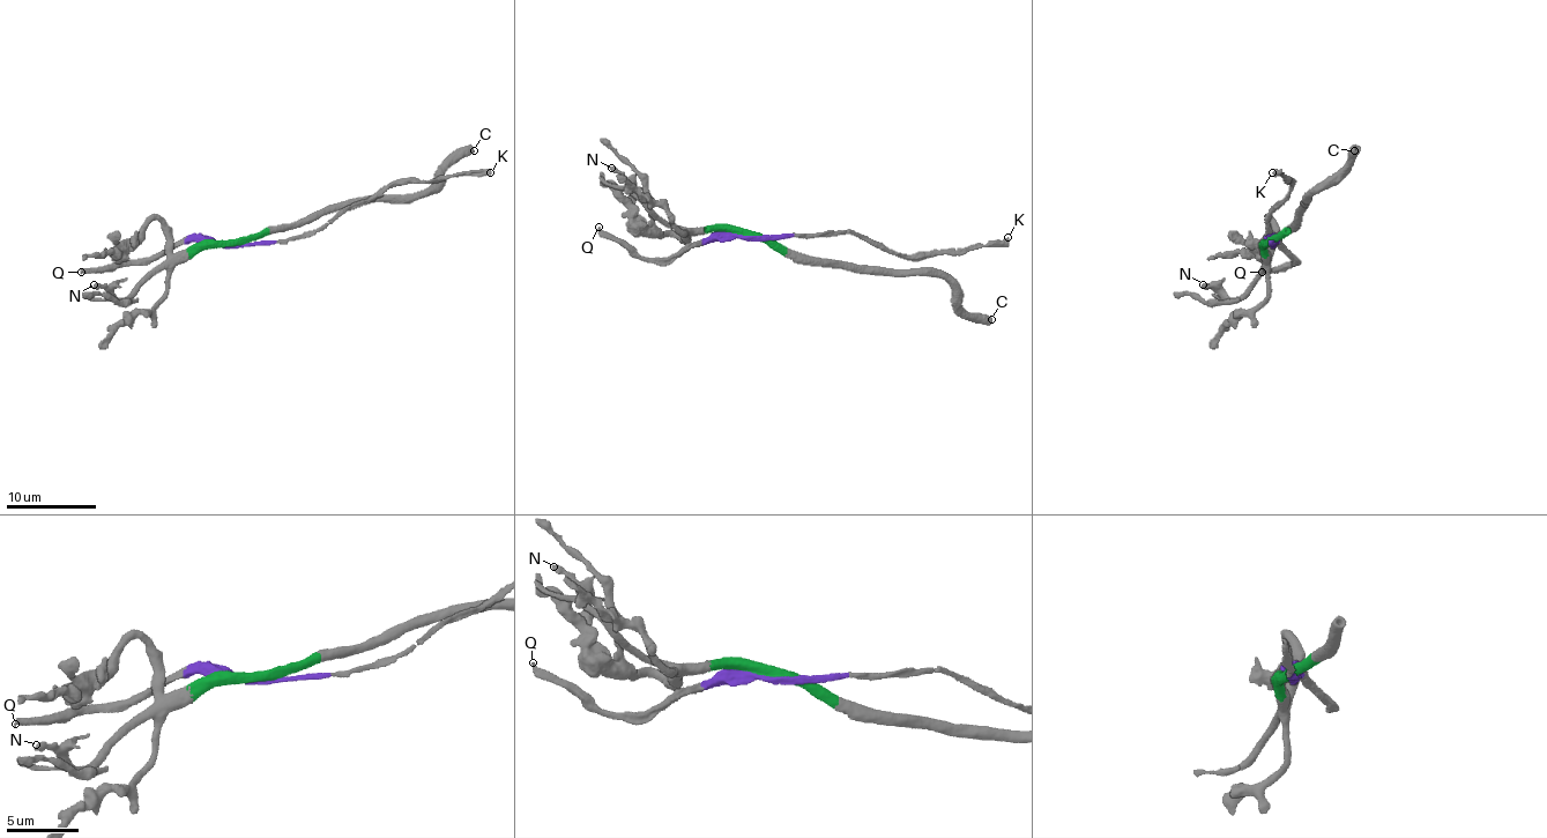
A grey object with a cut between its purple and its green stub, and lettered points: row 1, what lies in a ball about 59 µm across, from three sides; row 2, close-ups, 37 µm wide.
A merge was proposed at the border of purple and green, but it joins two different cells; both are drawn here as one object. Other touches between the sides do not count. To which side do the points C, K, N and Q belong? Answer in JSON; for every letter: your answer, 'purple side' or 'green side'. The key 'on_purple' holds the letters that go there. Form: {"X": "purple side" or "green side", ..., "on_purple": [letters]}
{"C": "green side", "K": "purple side", "N": "green side", "Q": "purple side", "on_purple": ["K", "Q"]}

